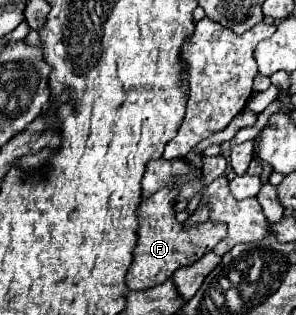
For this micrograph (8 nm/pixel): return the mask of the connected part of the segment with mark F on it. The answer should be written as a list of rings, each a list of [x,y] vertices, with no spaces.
[[[161,188],[153,196],[141,202],[139,206],[139,242],[133,250],[133,262],[127,272],[129,290],[147,290],[153,286],[163,284],[167,278],[173,276],[175,270],[183,266],[195,264],[207,252],[215,248],[217,242],[227,236],[227,224],[205,220],[185,228],[183,222],[175,220],[175,188]]]

